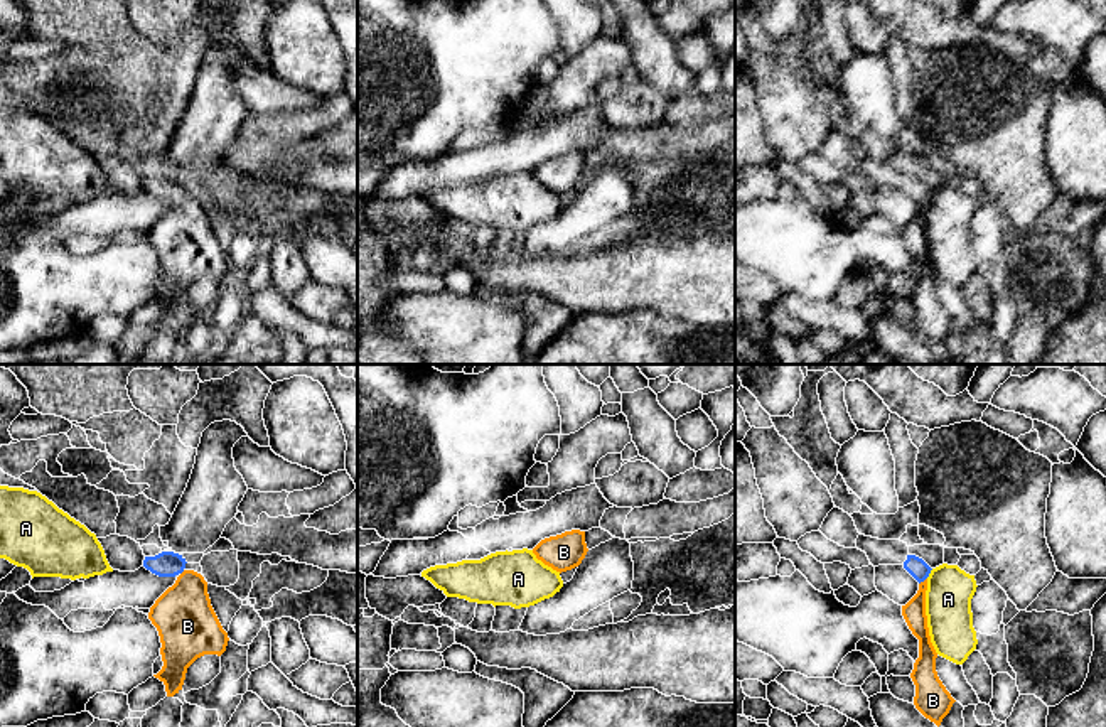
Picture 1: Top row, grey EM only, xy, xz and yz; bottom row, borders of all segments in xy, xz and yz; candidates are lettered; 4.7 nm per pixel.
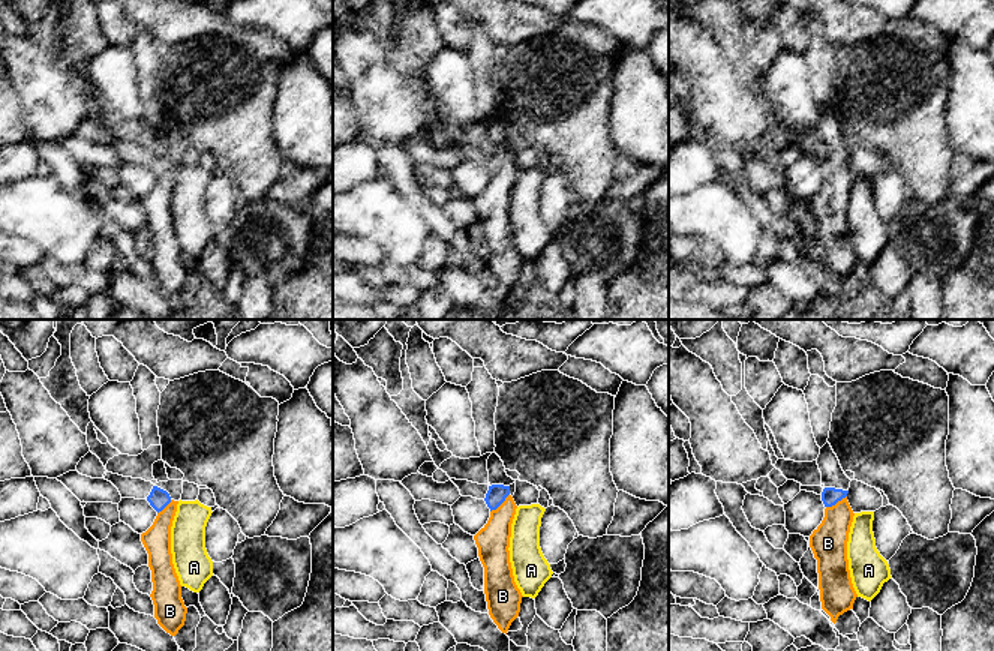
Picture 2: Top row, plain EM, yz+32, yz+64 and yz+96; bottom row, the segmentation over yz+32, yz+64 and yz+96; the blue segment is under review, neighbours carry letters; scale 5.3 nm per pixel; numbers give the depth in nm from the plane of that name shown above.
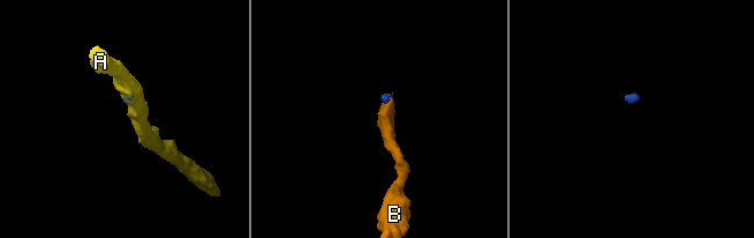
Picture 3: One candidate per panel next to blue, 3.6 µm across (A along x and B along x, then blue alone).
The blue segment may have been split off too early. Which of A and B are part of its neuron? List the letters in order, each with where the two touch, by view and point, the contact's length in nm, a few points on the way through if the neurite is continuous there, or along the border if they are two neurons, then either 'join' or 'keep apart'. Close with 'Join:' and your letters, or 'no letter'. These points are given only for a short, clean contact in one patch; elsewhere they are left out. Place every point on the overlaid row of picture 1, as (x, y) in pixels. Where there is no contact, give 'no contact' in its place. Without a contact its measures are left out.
A: yz (929, 572) | 60 nm | along yz (933, 569), (926, 577) | keep apart
B: yz (923, 581) | 50 nm | across yz (914, 565), (921, 572), (923, 581), (914, 611) | join
Join: B

